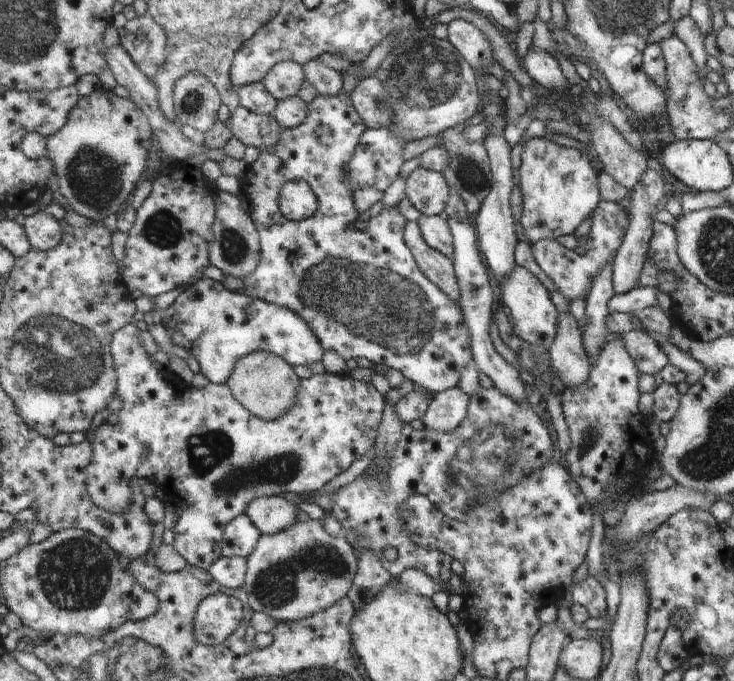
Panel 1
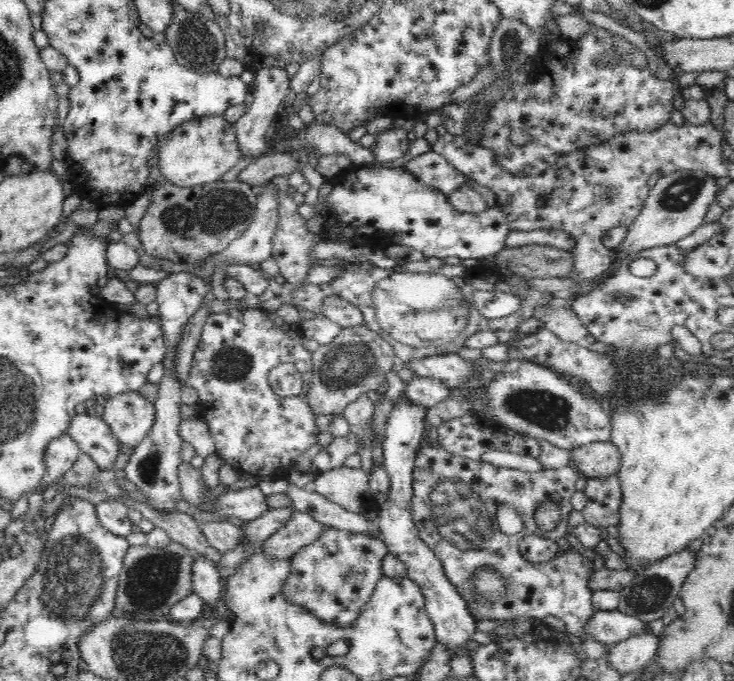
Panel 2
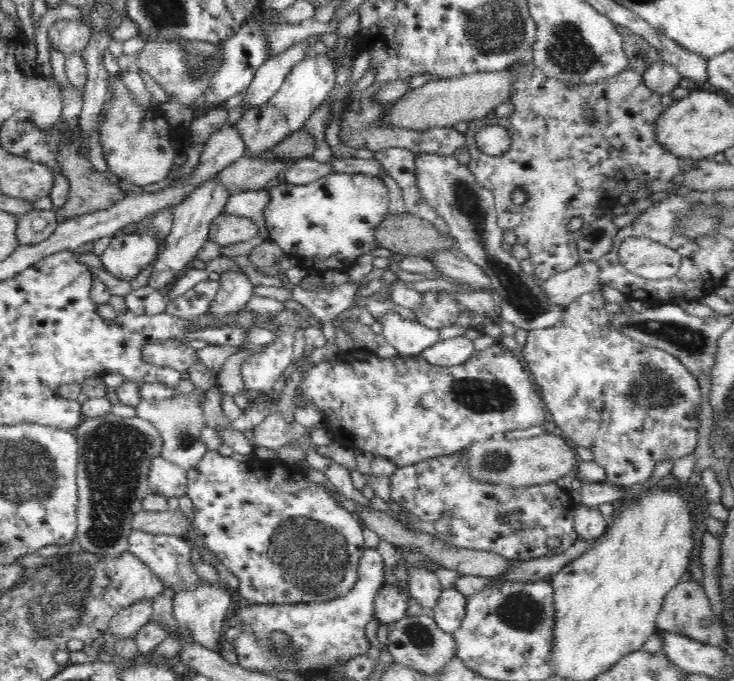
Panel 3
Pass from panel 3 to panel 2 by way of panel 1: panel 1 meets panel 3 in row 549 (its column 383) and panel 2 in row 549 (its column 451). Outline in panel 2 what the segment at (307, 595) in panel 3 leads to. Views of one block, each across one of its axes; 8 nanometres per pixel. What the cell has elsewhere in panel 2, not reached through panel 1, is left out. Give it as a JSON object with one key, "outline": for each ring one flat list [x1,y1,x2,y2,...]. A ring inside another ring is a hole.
{"outline":[[322,526,314,542,304,544,288,564,287,576,278,592,292,605,306,609,316,619,343,629,354,626,383,577,382,563,389,553,378,530,352,531,336,526]]}

